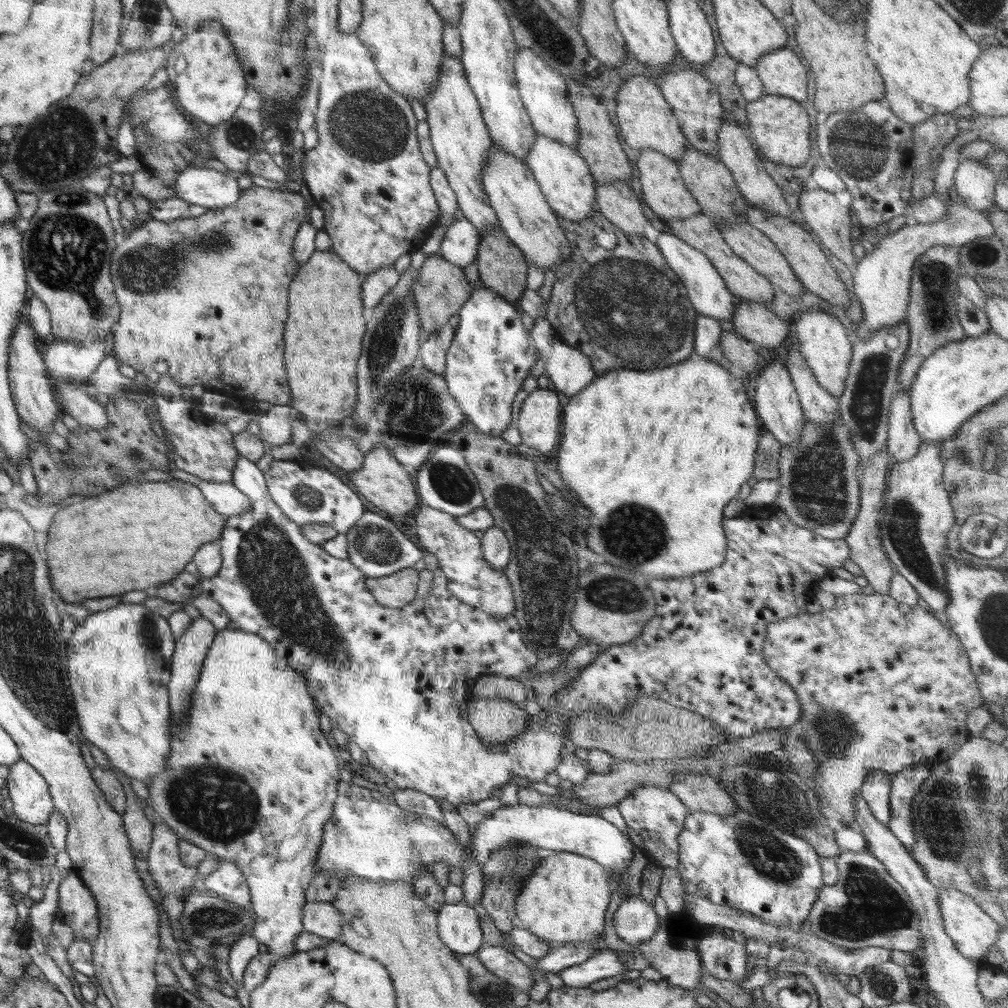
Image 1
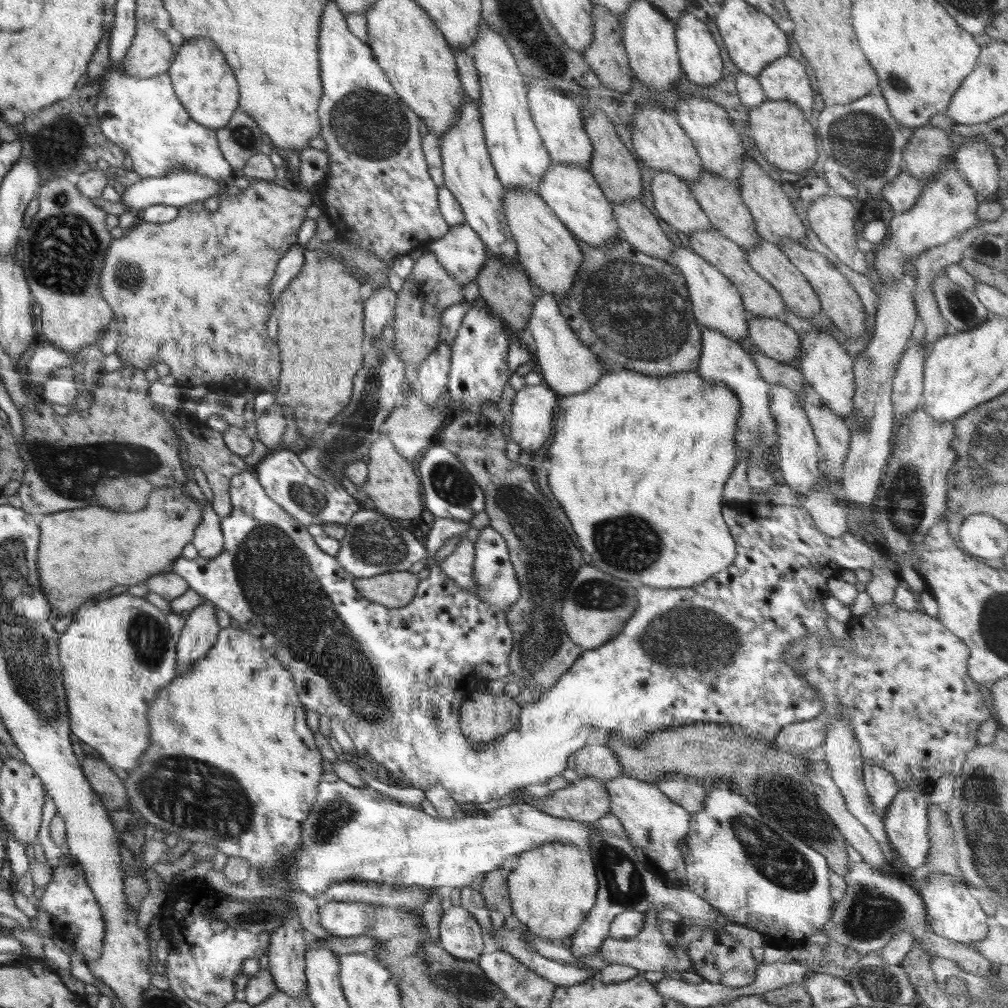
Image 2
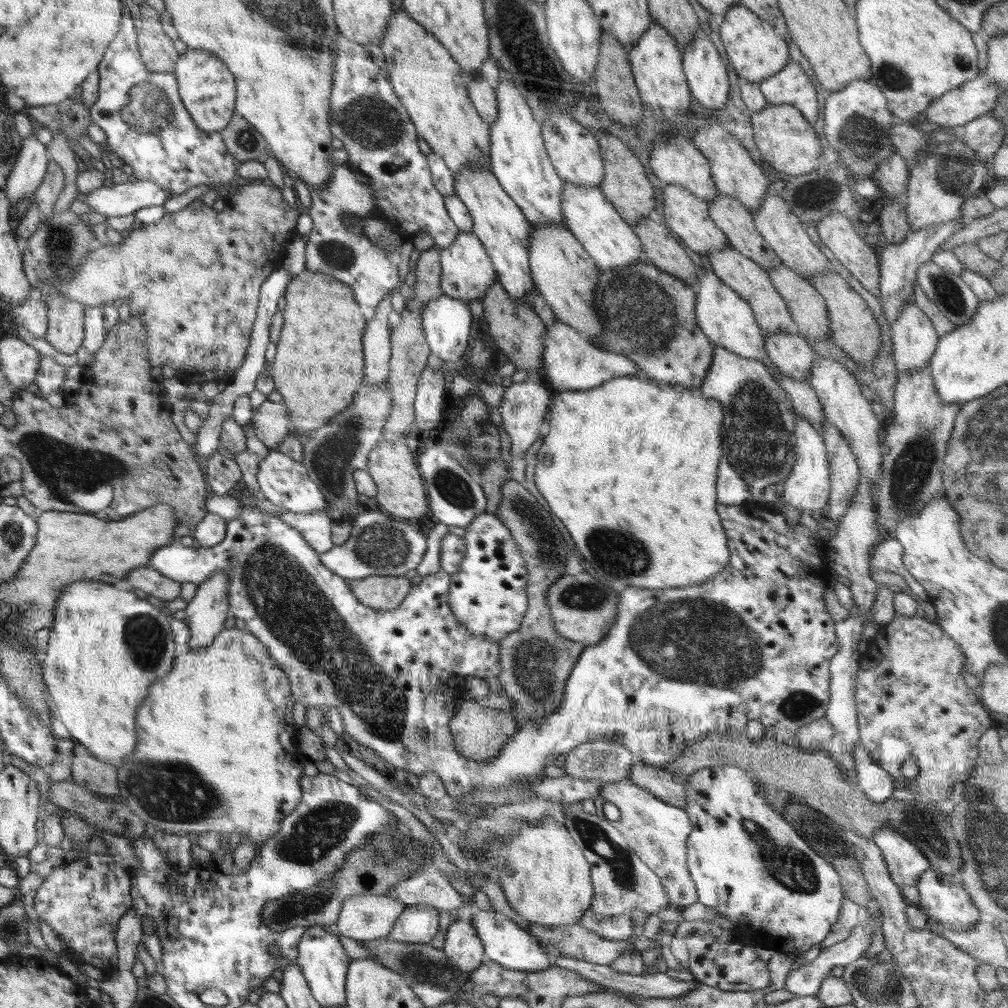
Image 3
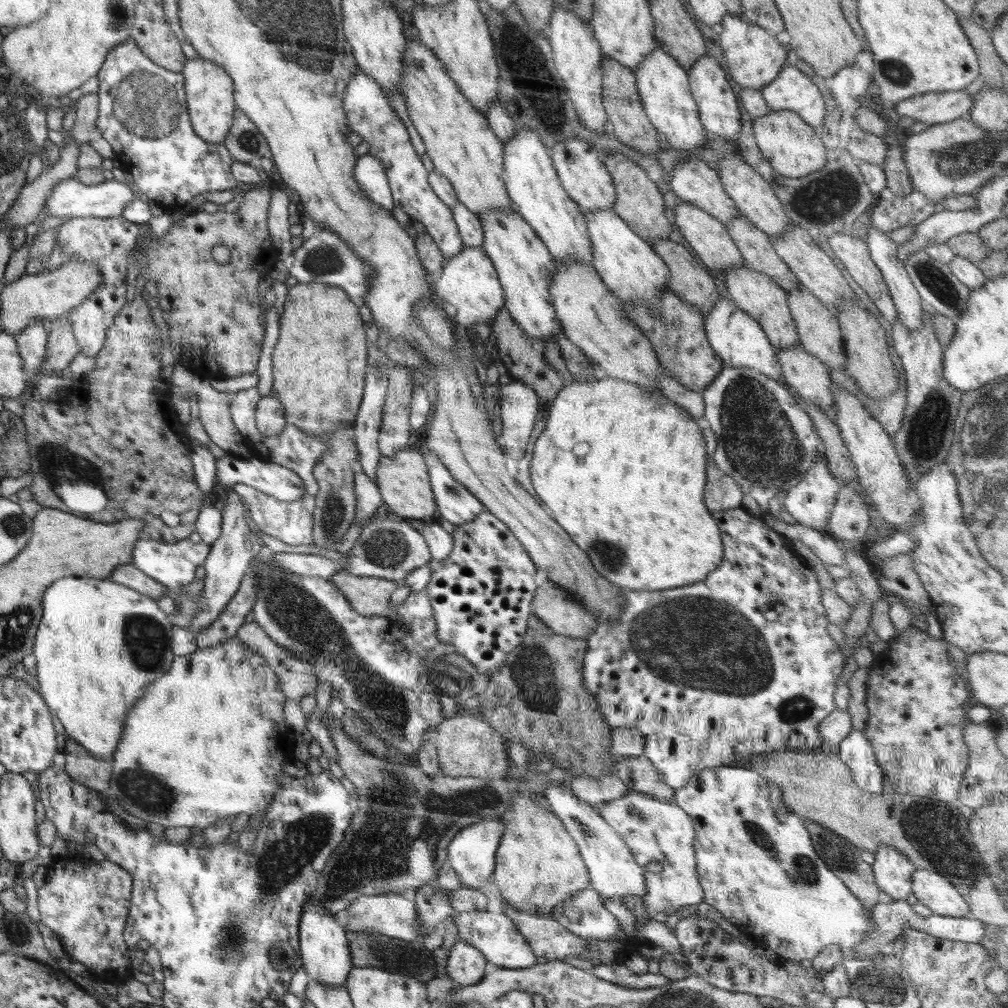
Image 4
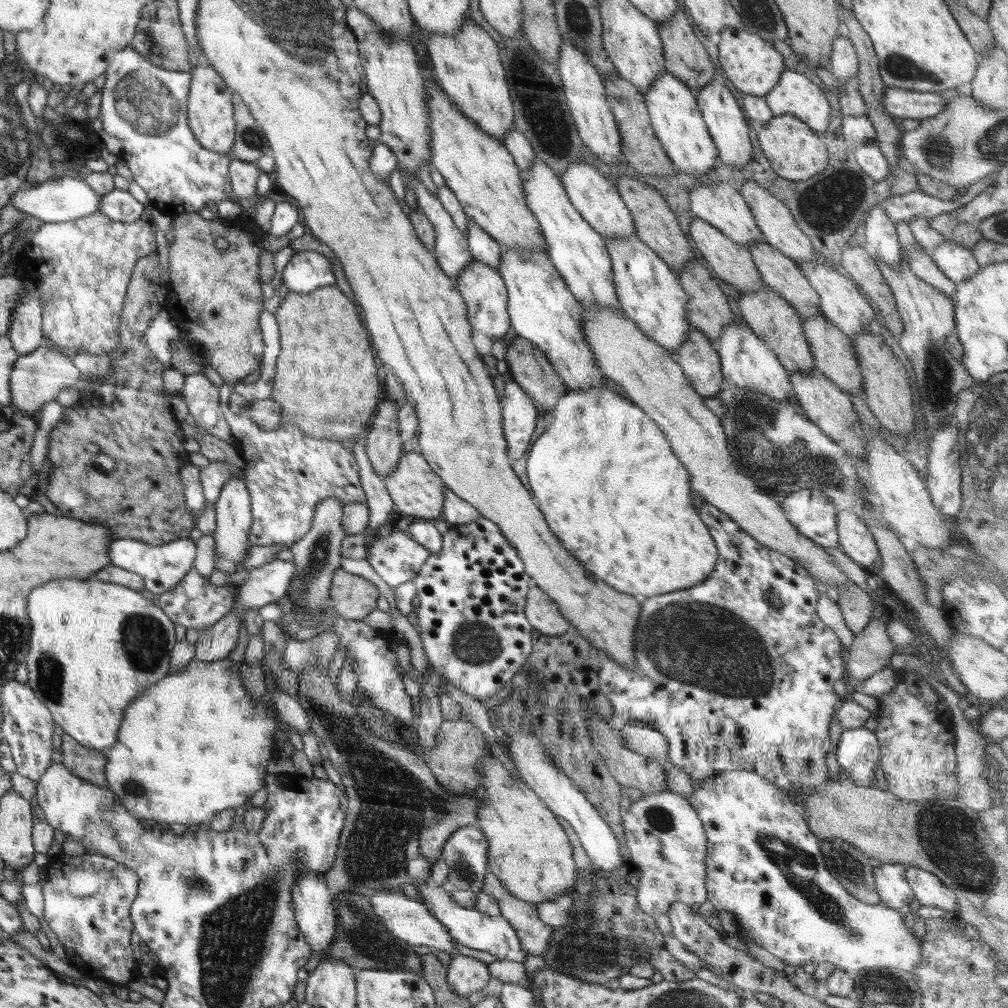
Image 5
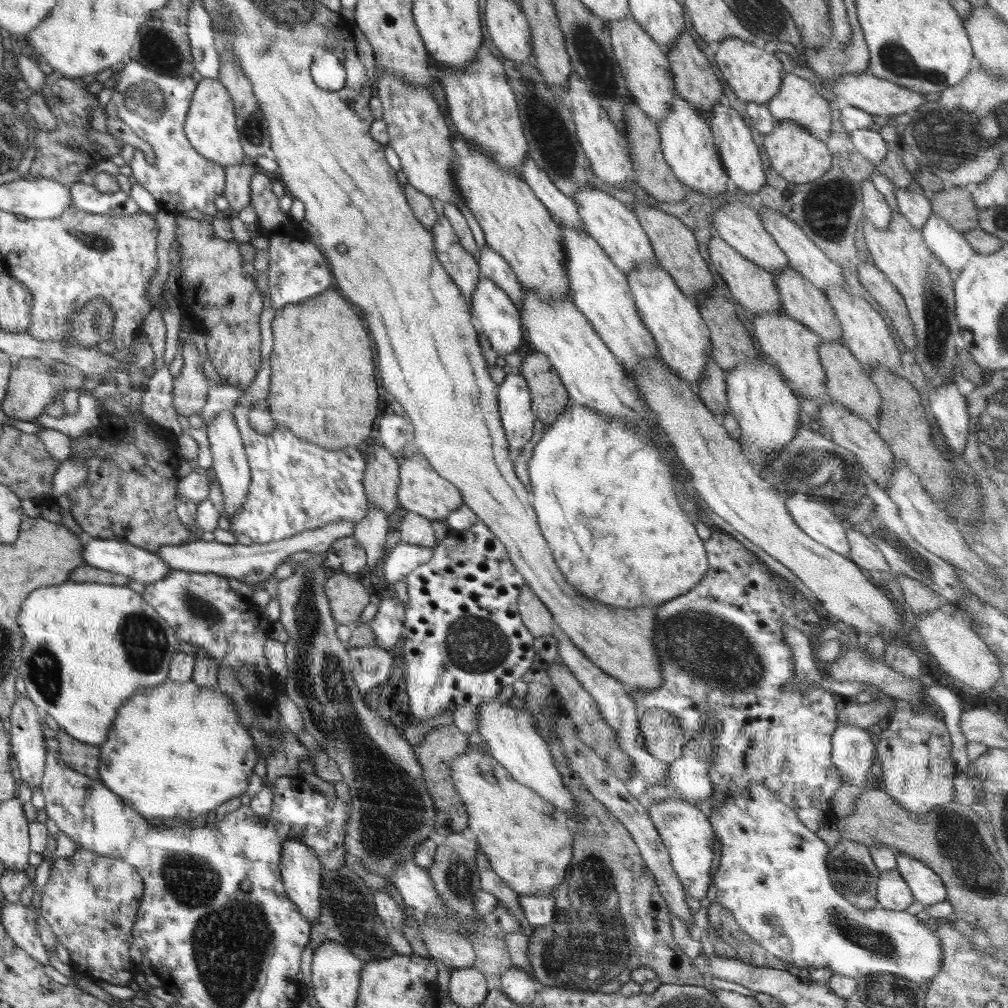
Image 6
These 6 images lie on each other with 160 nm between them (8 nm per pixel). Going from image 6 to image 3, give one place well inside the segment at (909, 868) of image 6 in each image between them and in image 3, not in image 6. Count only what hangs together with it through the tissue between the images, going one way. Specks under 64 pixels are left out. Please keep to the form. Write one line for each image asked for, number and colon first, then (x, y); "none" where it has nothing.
3: (941, 895)
4: (933, 890)
5: (929, 890)

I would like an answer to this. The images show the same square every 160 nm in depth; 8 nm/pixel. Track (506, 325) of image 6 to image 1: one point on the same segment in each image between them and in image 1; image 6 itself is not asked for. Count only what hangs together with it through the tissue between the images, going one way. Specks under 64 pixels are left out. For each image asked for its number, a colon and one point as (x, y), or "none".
1: (459, 245)
2: (460, 251)
3: (467, 273)
4: (469, 285)
5: (482, 287)

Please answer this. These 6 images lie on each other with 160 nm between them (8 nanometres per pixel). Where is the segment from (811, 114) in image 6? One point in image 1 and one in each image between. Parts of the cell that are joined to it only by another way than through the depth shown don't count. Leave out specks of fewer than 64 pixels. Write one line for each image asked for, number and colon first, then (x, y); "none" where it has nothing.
1: (782, 74)
2: (785, 79)
3: (791, 86)
4: (792, 90)
5: (795, 95)

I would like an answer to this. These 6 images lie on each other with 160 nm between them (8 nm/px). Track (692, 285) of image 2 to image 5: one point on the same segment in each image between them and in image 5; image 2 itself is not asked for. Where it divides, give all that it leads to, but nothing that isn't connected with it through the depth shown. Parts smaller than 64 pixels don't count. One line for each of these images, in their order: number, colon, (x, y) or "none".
3: (728, 321)
4: (738, 339)
5: (746, 361)

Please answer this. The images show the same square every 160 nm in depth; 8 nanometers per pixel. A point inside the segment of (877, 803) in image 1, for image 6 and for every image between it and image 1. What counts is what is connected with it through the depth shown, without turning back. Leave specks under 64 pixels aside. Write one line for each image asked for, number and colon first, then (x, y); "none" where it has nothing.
2: (881, 785)
3: (876, 783)
4: (855, 751)
5: (858, 751)
6: (852, 751)

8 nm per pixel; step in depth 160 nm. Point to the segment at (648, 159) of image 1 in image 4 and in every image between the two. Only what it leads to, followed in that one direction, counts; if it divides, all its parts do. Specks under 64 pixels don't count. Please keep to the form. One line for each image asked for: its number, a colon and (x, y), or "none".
2: (676, 205)
3: (686, 215)
4: (709, 238)

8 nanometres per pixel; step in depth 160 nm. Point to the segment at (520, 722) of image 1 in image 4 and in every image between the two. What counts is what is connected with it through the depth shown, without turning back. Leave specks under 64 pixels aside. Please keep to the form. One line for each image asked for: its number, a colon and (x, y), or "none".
2: (484, 718)
3: (480, 733)
4: (466, 745)

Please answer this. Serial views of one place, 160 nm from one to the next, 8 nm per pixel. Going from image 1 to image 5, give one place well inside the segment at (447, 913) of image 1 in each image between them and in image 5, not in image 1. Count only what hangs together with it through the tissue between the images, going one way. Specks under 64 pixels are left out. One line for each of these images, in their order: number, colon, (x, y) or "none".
2: (460, 935)
3: (463, 947)
4: (465, 964)
5: (466, 975)

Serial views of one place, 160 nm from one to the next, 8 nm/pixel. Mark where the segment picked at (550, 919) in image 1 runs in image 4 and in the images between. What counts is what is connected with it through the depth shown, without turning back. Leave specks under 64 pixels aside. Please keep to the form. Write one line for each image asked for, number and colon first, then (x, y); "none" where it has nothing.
2: (551, 887)
3: (545, 877)
4: (537, 864)

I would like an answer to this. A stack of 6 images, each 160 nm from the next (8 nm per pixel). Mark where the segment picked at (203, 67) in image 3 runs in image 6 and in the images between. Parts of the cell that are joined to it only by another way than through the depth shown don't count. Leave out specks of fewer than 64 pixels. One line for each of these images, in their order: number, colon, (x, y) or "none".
4: (209, 90)
5: (209, 105)
6: (210, 127)

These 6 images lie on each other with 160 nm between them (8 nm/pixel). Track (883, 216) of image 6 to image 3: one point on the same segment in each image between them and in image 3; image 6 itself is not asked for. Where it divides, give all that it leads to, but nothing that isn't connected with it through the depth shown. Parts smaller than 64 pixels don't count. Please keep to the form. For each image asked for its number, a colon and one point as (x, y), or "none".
3: (914, 338)
4: (883, 251)
5: (881, 238)

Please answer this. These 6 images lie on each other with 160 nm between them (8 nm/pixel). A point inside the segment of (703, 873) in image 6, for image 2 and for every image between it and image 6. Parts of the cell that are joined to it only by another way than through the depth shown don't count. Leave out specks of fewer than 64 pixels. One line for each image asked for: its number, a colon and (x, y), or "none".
2: (655, 825)
3: (657, 832)
4: (655, 830)
5: (666, 840)

